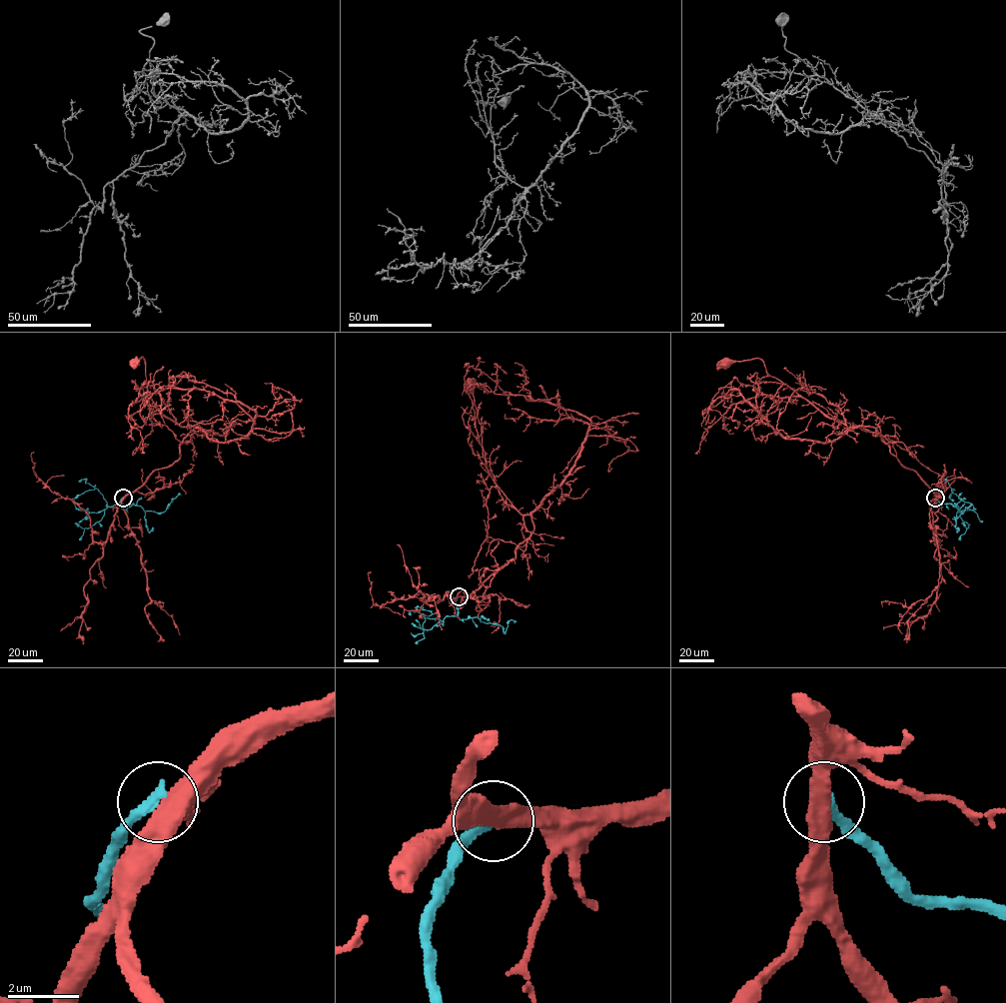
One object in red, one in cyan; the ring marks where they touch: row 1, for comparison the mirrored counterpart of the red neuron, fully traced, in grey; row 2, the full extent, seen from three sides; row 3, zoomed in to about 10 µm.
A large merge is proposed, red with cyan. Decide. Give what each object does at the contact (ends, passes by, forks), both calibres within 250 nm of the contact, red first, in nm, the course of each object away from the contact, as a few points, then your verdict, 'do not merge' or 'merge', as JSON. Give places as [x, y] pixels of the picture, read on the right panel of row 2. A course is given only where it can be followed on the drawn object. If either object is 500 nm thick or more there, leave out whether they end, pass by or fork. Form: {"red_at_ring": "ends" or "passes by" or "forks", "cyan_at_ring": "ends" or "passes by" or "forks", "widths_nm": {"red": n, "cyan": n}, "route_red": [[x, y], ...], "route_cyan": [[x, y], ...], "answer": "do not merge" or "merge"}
{"widths_nm": {"red": 500, "cyan": 320}, "route_red": [[935, 498], [920, 476], [890, 453], [889, 443], [883, 437], [828, 418], [771, 377], [760, 359], [723, 364]], "route_cyan": [[935, 498], [940, 502], [958, 507], [957, 504], [963, 512], [971, 504], [959, 499], [962, 493]], "answer": "do not merge"}

